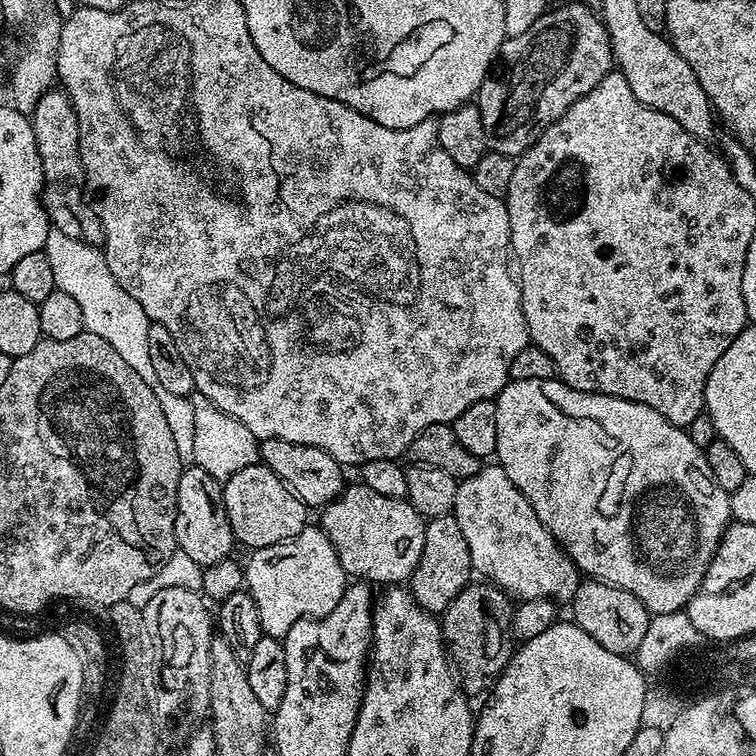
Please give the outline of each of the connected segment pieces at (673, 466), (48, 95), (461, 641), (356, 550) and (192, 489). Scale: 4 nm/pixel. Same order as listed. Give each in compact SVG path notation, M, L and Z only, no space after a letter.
M559 378L551 380L509 380L508 385L495 396L496 413L498 414L498 446L495 459L499 467L506 470L510 482L522 490L522 494L534 506L534 514L550 530L550 534L558 541L576 567L585 577L601 580L604 584L613 584L616 588L626 590L646 606L649 614L670 614L687 609L692 595L700 589L700 584L708 572L710 562L718 550L724 532L732 520L732 501L730 494L714 482L714 474L710 474L710 466L704 457L704 449L694 446L687 431L679 424L672 424L658 410L650 410L650 406L642 406L638 402L630 402L613 396L600 396L596 392L579 392L565 384Z
M62 90L42 93L30 119L34 138L38 142L38 158L42 158L42 203L48 215L49 225L57 232L67 234L69 238L78 238L78 242L83 244L103 245L102 222L98 222L98 214L94 214L94 210L88 204L84 190L78 114L74 114L70 98Z
M470 582L454 602L442 613L440 631L444 634L446 651L457 665L464 667L462 687L469 697L487 693L504 672L514 651L512 614L514 604L508 593L491 582Z
M362 482L355 483L349 483L339 496L324 505L319 513L319 527L323 528L326 538L330 538L338 554L338 562L342 562L349 577L360 582L371 582L373 585L403 585L418 566L418 558L422 558L422 542L426 542L425 517L420 516L418 510L414 510L414 506L409 504L407 499L386 498L382 494L377 494L375 490L370 490Z
M188 466L181 471L174 534L177 549L194 558L194 562L198 562L203 569L212 568L218 562L229 559L233 555L234 537L230 518L226 518L224 509L224 489L221 481L206 474L206 470Z

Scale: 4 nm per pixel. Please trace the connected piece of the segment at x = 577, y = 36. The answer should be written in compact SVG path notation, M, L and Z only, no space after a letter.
M577 2L564 4L553 12L545 10L524 34L505 39L494 71L474 97L474 103L482 114L488 148L513 158L523 156L527 148L538 142L541 132L562 118L562 114L566 114L566 110L570 110L578 98L590 94L590 90L594 90L594 86L598 86L598 82L602 82L602 78L606 78L613 68L612 40L595 7Z

